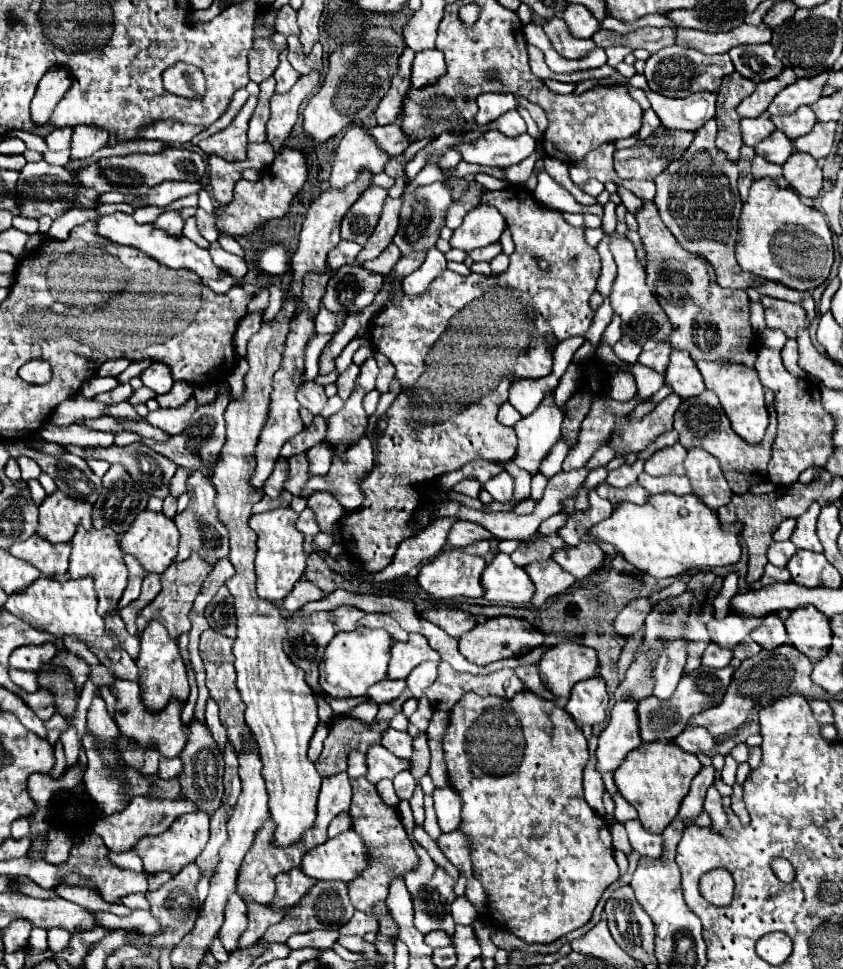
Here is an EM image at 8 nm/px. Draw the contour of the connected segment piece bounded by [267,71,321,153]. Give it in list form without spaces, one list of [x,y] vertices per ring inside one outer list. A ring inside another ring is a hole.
[[[313,71],[309,75],[299,77],[299,81],[291,87],[285,95],[273,95],[271,97],[271,119],[267,123],[267,141],[273,145],[275,153],[281,151],[285,139],[291,135],[293,125],[299,117],[299,105],[305,97],[313,93],[313,89],[319,83],[319,73]]]

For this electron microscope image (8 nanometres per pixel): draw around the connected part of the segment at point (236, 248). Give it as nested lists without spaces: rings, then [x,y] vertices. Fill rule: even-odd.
[[[221,236],[219,243],[226,251],[239,255],[239,257],[245,257],[245,249],[233,237]]]

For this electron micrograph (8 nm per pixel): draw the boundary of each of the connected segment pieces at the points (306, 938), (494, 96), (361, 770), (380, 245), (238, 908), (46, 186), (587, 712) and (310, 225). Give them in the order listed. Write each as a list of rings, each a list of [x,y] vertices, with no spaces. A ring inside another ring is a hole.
[[[321,929],[309,931],[309,933],[297,933],[287,939],[287,945],[291,949],[303,949],[311,947],[315,949],[331,949],[339,939],[339,931],[333,929]]]
[[[481,93],[477,97],[477,107],[479,107],[475,115],[477,125],[487,125],[489,121],[501,117],[499,113],[515,109],[515,97],[511,93]]]
[[[353,751],[349,755],[349,777],[361,777],[367,773],[367,763],[365,763],[365,753]]]
[[[387,197],[385,199],[385,207],[383,207],[383,213],[381,213],[381,219],[379,219],[373,235],[367,239],[363,251],[357,255],[357,265],[363,265],[365,261],[375,259],[393,241],[393,235],[395,235],[395,231],[399,227],[401,201],[403,201],[403,197],[399,197],[399,199]]]
[[[233,893],[227,899],[225,905],[225,923],[219,931],[219,939],[223,941],[223,947],[227,949],[227,953],[231,953],[237,947],[237,941],[241,937],[241,933],[247,929],[247,907],[243,903],[243,899]]]
[[[47,161],[27,163],[21,169],[19,177],[21,179],[17,183],[17,199],[19,199],[19,209],[21,209],[23,217],[39,219],[43,215],[49,215],[51,219],[57,219],[59,215],[63,215],[65,211],[69,211],[73,207],[91,207],[91,209],[99,207],[101,193],[81,187],[81,183],[77,183],[77,179],[75,179],[75,175],[71,175],[63,167],[49,165]]]
[[[591,677],[581,683],[575,683],[571,697],[565,705],[565,711],[581,725],[597,725],[605,719],[605,711],[609,705],[609,695],[605,689],[605,681],[601,677]]]
[[[363,171],[357,177],[357,183],[351,183],[349,187],[337,191],[333,187],[325,189],[307,209],[305,221],[303,221],[303,229],[301,229],[301,239],[299,239],[299,249],[293,253],[293,261],[291,261],[291,269],[293,269],[293,283],[289,289],[289,295],[295,295],[297,299],[301,299],[301,289],[303,289],[303,277],[309,271],[323,271],[325,269],[325,261],[327,261],[327,253],[339,243],[339,225],[343,215],[347,213],[347,209],[351,207],[351,203],[361,195],[361,191],[365,191],[365,187],[369,187],[373,175],[369,171]]]

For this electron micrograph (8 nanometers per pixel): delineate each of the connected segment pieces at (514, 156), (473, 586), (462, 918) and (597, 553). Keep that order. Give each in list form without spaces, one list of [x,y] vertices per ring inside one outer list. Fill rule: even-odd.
[[[485,131],[477,141],[457,143],[453,147],[467,163],[503,169],[527,159],[535,151],[535,139],[527,133],[509,139],[499,131]]]
[[[463,551],[441,553],[435,561],[421,567],[417,581],[435,599],[475,599],[485,593],[481,587],[481,571],[485,565],[483,557],[467,555]]]
[[[457,897],[451,903],[451,913],[453,913],[453,919],[457,925],[471,925],[477,919],[475,907],[465,897]]]
[[[579,543],[577,547],[559,549],[553,553],[553,559],[579,581],[603,567],[603,551],[595,543]]]

